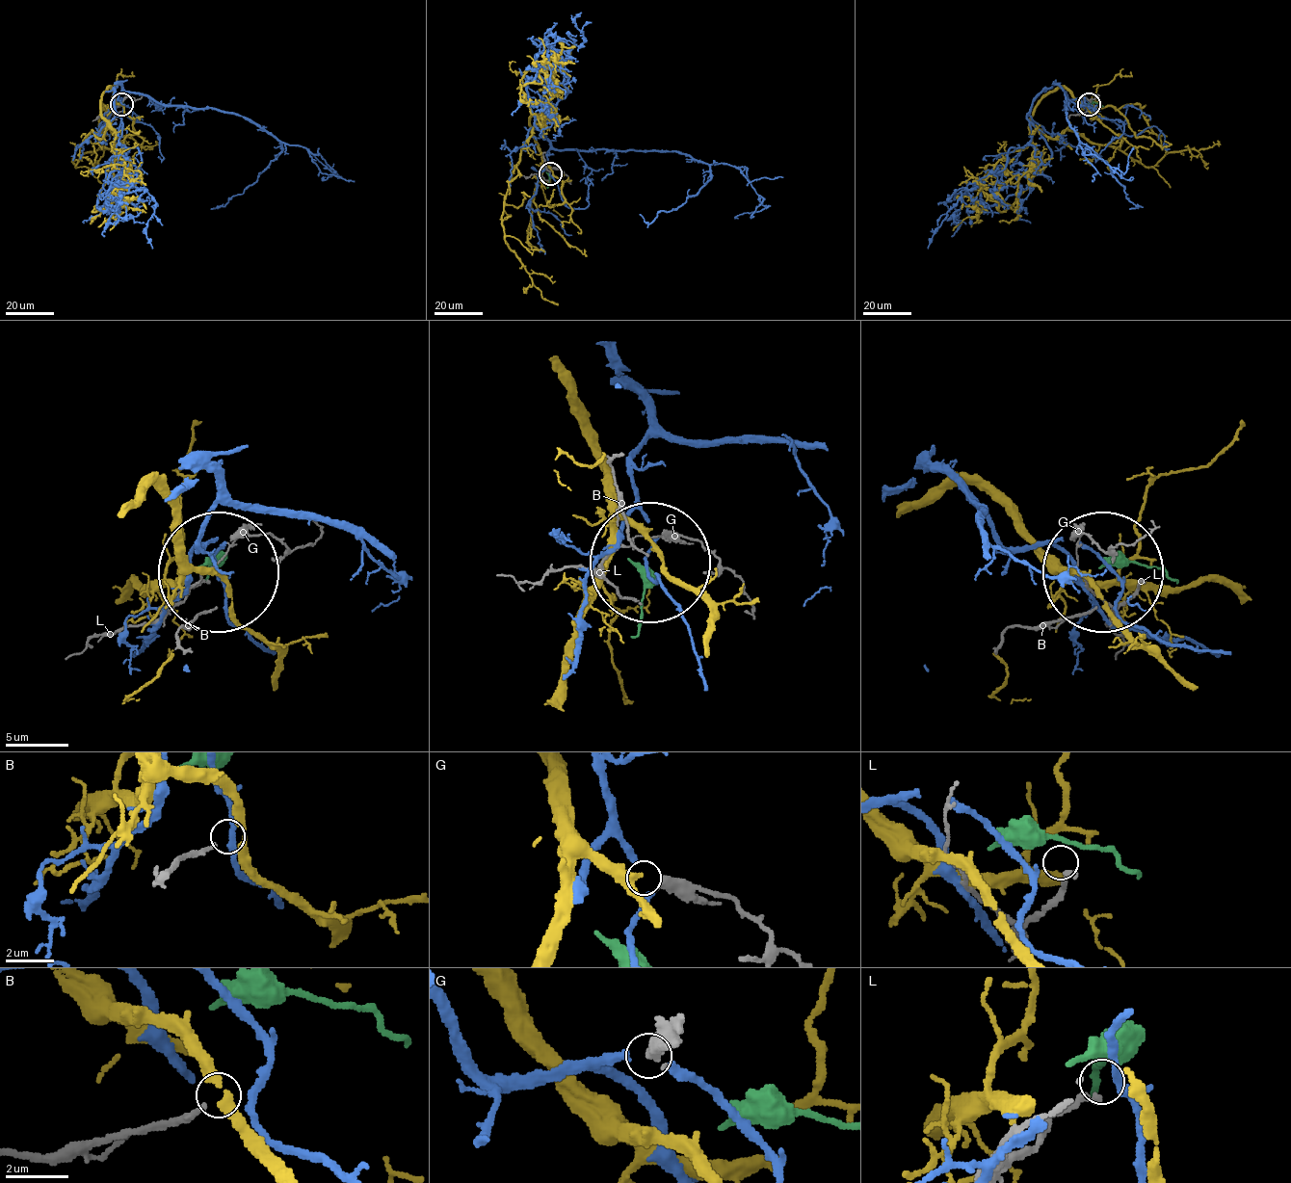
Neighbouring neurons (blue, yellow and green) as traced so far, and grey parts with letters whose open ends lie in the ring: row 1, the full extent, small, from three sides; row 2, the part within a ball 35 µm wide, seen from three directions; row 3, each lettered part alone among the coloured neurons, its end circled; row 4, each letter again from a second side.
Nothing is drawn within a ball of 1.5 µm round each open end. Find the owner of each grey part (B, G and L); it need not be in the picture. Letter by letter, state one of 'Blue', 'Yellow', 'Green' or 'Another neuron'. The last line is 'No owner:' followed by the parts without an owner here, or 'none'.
B: Another neuron
G: Blue
L: Another neuron
No owner: B, L

